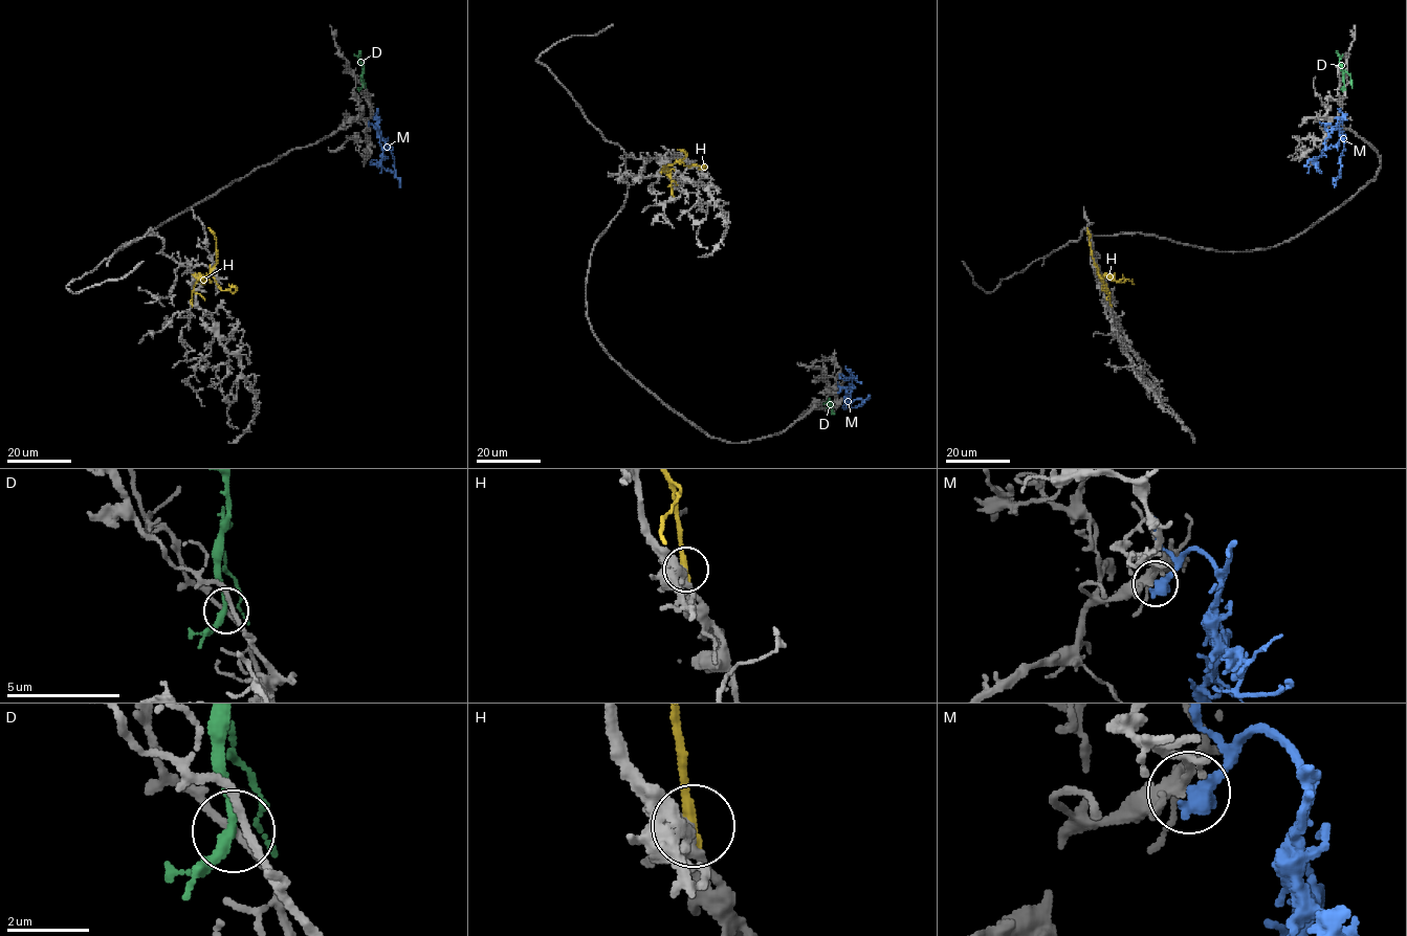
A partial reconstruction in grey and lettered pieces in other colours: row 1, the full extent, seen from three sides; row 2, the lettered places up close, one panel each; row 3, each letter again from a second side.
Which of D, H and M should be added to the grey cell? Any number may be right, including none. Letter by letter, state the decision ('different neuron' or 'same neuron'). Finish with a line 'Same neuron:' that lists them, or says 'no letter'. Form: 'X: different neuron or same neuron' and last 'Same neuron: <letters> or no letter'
D: different neuron
H: different neuron
M: same neuron
Same neuron: M

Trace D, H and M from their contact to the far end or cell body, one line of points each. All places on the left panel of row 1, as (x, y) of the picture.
D: (363, 86), (360, 50)
H: (191, 304), (195, 282), (204, 276), (216, 263), (215, 237), (209, 227)
M: (369, 125), (378, 128), (386, 141), (400, 187)

